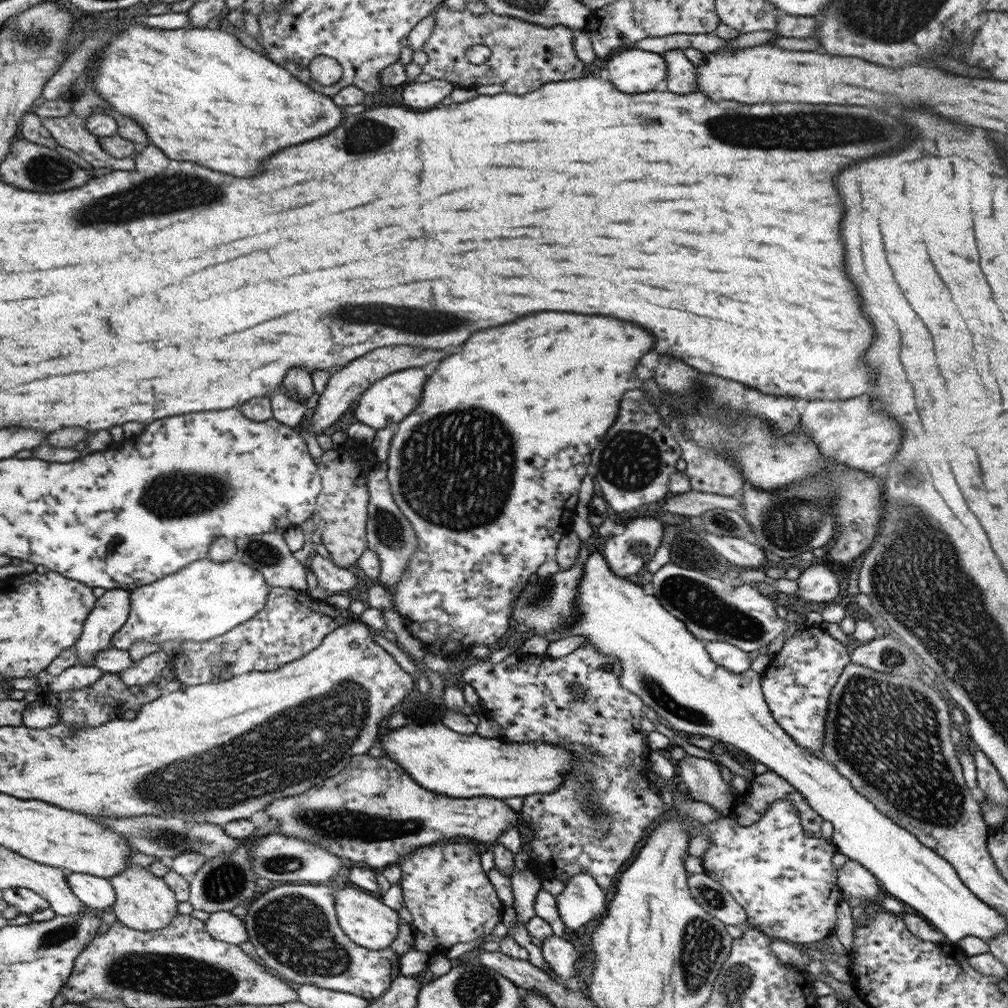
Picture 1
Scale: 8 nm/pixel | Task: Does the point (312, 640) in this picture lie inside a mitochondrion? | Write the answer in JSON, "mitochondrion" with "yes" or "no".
{"mitochondrion":"no"}

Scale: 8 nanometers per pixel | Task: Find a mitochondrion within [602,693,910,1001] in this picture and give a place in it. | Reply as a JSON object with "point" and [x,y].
{"point":[701,944]}

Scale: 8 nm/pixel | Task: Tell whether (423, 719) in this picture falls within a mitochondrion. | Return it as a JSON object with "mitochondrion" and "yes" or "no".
{"mitochondrion":"no"}

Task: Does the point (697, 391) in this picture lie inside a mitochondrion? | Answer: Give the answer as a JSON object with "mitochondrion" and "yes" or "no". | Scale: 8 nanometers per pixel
{"mitochondrion":"yes"}

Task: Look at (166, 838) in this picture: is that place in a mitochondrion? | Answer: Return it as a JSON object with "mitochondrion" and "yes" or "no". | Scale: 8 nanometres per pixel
{"mitochondrion":"yes"}

